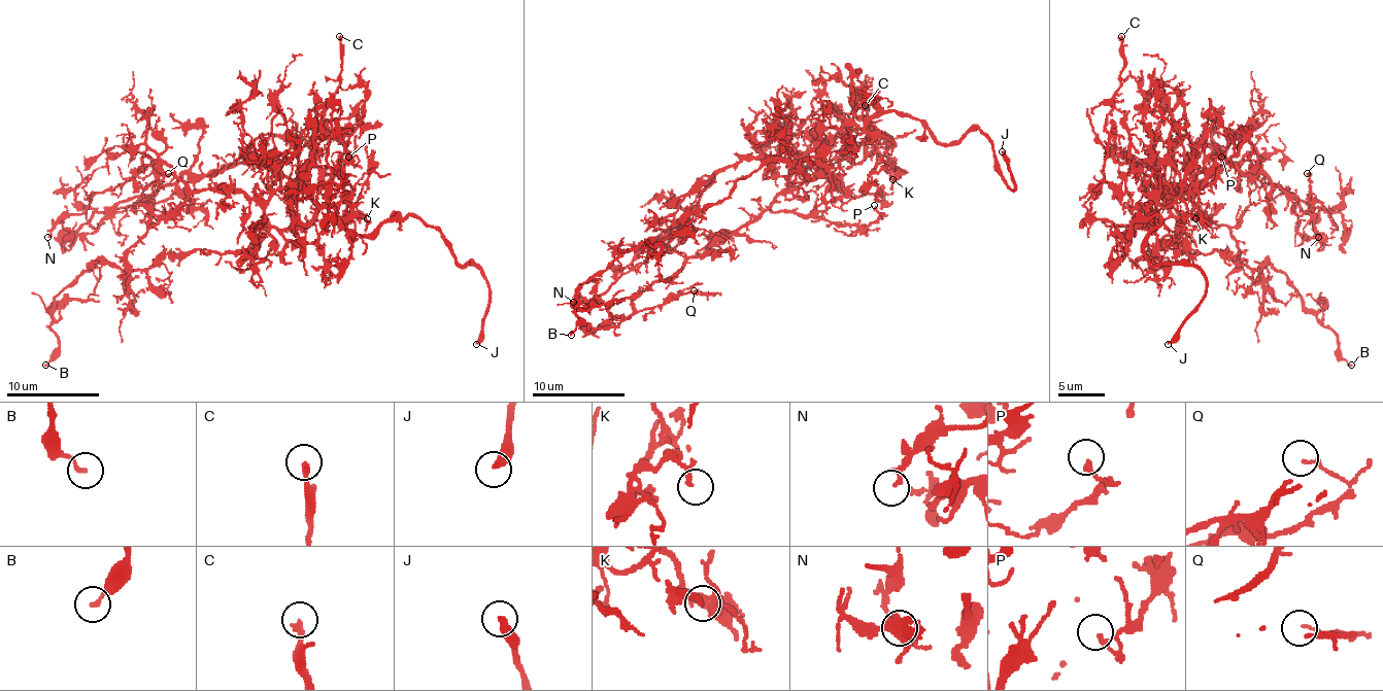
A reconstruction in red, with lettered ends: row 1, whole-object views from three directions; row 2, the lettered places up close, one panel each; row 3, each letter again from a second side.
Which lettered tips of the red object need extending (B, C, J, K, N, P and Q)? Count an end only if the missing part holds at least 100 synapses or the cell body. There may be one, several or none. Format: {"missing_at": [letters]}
{"missing_at": ["J"]}

